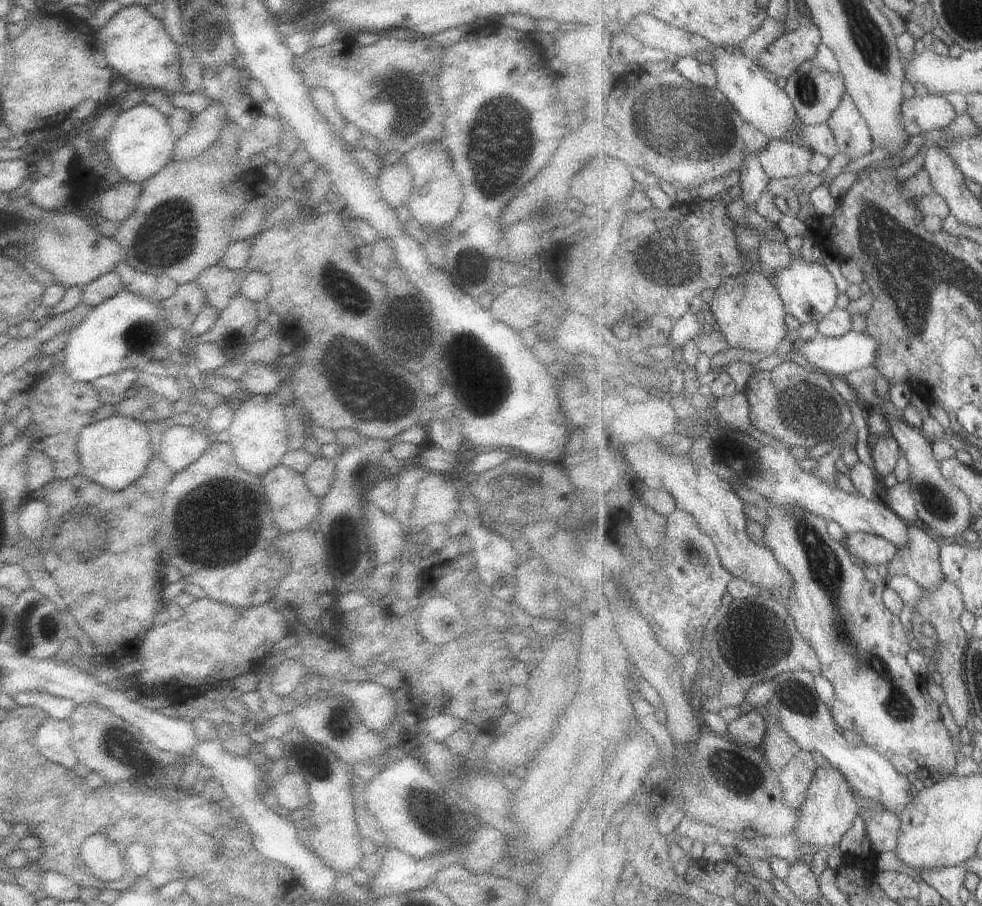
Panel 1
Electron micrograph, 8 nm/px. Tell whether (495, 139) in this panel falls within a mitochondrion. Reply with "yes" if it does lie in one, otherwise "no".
yes

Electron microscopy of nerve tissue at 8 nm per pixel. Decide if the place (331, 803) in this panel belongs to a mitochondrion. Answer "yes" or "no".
no

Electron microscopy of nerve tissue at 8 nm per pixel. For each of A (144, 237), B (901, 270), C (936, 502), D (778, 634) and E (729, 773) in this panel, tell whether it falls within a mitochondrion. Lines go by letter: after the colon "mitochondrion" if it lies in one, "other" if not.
A: other
B: mitochondrion
C: mitochondrion
D: mitochondrion
E: mitochondrion

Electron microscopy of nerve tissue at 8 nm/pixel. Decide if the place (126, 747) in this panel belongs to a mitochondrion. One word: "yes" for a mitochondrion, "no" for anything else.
no

